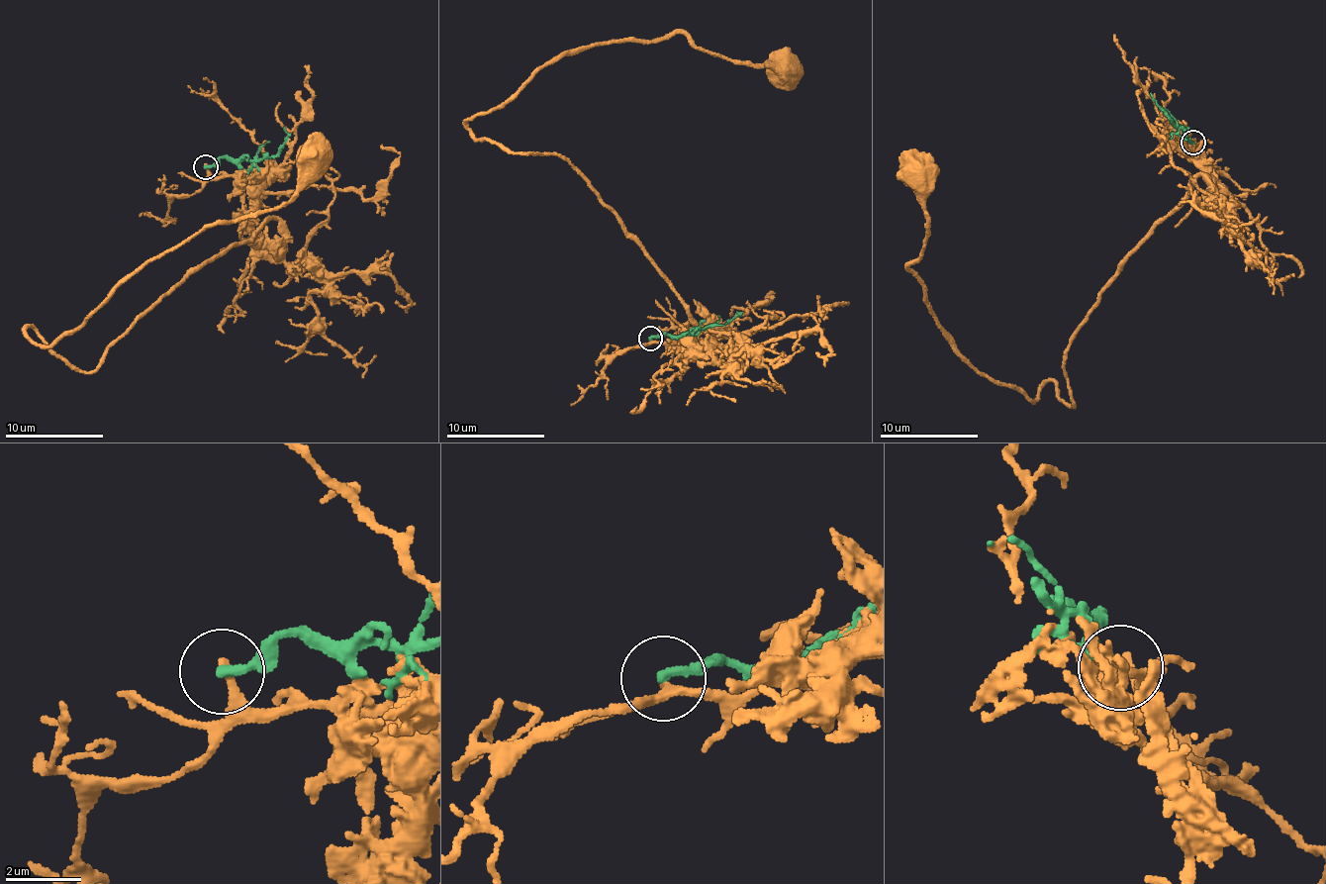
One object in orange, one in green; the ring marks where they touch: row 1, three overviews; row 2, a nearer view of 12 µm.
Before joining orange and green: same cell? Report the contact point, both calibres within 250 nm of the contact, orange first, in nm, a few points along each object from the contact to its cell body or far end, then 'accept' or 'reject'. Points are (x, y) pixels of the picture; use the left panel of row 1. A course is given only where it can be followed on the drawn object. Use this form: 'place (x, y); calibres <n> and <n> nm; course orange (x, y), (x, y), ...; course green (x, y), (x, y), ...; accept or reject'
place (205, 167); calibres 240 and 260 nm; course orange (206, 166), (273, 240), (273, 218), (88, 372), (34, 342), (211, 225), (285, 205), (316, 162); course green (206, 166), (216, 165), (223, 157), (255, 160), (275, 156), (288, 138), (285, 128); reject

